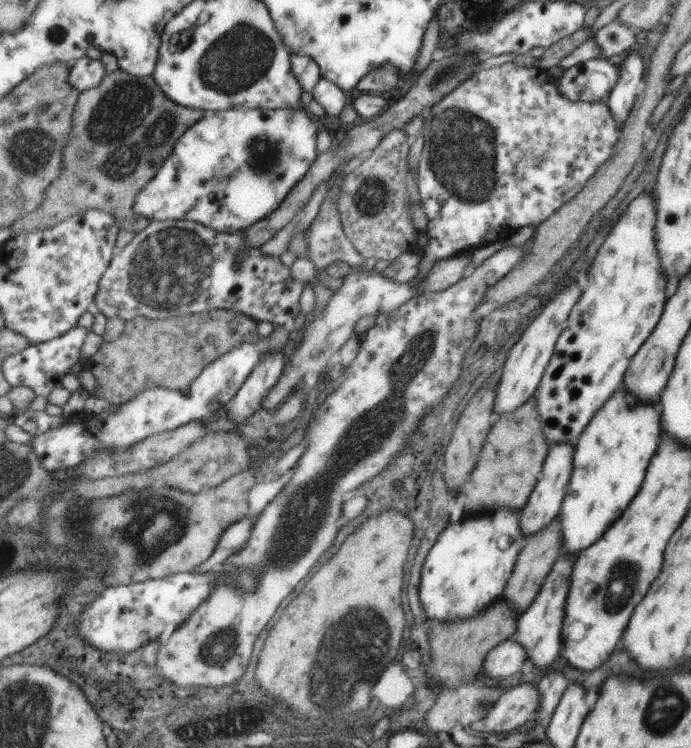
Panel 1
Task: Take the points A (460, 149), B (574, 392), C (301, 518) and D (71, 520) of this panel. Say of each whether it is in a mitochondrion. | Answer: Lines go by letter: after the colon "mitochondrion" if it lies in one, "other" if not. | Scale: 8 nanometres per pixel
A: mitochondrion
B: other
C: mitochondrion
D: mitochondrion

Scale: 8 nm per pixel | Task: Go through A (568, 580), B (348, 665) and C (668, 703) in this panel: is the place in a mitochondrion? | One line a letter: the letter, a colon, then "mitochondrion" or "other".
A: other
B: mitochondrion
C: mitochondrion

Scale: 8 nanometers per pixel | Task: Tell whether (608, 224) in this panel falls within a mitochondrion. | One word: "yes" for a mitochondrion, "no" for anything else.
no

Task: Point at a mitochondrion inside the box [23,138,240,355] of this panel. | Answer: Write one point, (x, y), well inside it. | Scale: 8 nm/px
(170, 269)

